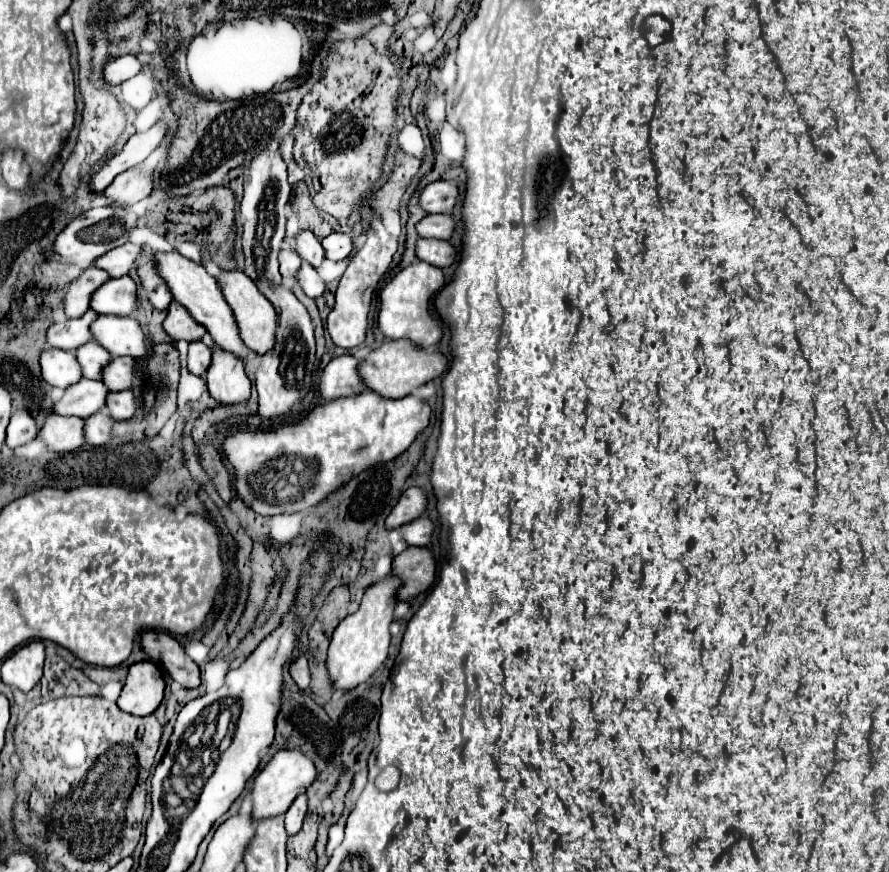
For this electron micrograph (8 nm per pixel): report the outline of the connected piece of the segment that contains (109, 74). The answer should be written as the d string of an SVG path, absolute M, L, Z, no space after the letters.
M137 54L119 56L119 58L111 60L105 66L105 80L109 84L121 84L121 82L133 78L135 74L139 74L145 64L147 64L147 58L145 56L137 56Z

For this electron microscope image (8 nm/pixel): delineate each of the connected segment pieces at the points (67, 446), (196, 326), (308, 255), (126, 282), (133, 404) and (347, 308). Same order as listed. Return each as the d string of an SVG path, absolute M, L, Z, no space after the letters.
M51 414L47 416L45 426L39 432L39 438L43 438L53 452L73 452L75 448L81 448L83 442L83 420L75 416L59 416Z
M173 302L167 310L167 318L163 322L163 328L167 334L177 342L177 340L201 340L205 336L205 328L187 312L179 302Z
M303 230L303 232L297 236L297 240L293 242L293 246L295 246L297 254L299 254L301 258L305 258L313 268L319 268L319 266L323 264L325 252L323 252L321 240L319 240L313 232Z
M131 276L105 282L91 298L91 308L107 316L133 316L137 312L137 286Z
M133 390L111 392L107 398L107 410L115 420L131 420L137 412L137 398Z
M369 228L365 232L365 236L367 236L367 240L365 240L363 248L359 252L355 252L349 260L349 266L347 266L347 270L339 282L339 288L337 288L335 308L331 310L331 314L327 318L327 330L329 330L335 346L341 346L345 350L351 350L351 348L365 342L367 318L369 318L369 310L371 310L373 292L377 290L379 280L387 272L387 268L393 260L393 254L399 248L397 238L391 236L385 228Z

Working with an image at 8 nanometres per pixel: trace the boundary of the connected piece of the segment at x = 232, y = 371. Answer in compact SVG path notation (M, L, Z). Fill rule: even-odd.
M213 348L213 362L207 370L209 394L219 404L243 404L251 398L251 380L243 370L243 362L219 348Z

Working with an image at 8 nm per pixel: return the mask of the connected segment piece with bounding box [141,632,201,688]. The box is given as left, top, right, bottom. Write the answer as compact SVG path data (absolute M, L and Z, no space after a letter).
M145 632L141 636L141 646L153 660L161 660L165 670L183 688L199 688L201 674L199 666L185 654L183 646L167 632Z

